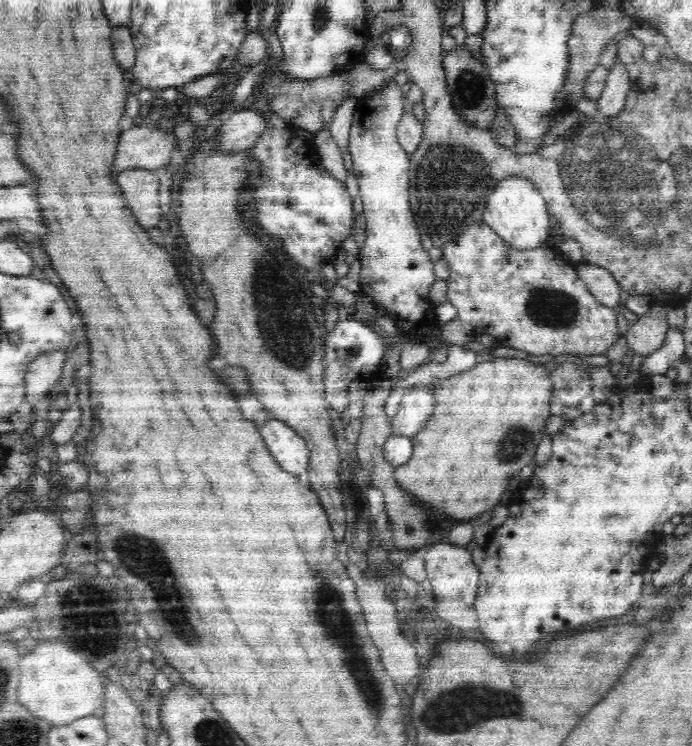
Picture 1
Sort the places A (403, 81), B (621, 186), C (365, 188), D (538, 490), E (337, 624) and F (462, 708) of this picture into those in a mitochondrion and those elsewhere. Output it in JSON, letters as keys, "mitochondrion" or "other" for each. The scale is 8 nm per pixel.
{"A":"other","B":"mitochondrion","C":"other","D":"other","E":"mitochondrion","F":"mitochondrion"}

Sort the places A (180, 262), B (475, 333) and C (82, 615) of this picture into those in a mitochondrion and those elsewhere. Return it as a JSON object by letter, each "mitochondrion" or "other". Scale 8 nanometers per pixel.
{"A":"other","B":"other","C":"mitochondrion"}

